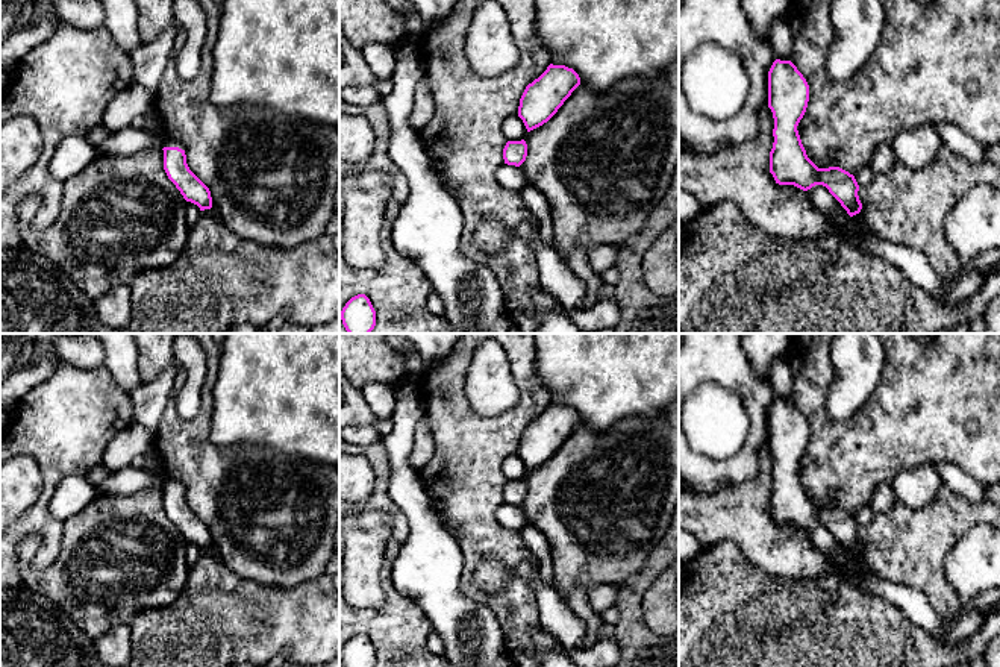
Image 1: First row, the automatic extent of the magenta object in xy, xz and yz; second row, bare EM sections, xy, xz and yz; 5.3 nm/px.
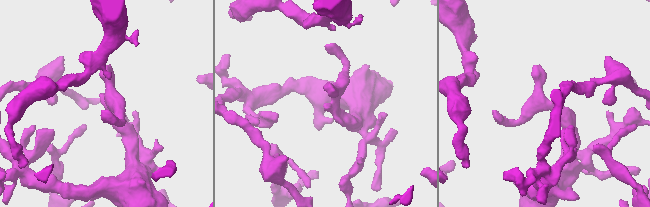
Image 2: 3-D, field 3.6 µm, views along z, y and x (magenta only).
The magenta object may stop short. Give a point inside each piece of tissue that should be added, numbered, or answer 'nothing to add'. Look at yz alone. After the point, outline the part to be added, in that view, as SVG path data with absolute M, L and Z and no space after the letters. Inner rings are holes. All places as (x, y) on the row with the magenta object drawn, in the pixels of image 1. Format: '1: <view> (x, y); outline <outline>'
nothing to add

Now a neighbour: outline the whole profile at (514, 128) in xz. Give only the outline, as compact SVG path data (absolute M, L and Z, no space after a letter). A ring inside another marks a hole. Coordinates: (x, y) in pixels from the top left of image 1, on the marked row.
M511 115L503 123L503 133L509 141L521 141L527 135L527 129L523 120L517 115Z

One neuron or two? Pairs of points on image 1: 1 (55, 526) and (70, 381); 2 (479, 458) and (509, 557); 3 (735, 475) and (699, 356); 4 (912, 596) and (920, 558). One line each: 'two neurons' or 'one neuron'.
1: one neuron
2: one neuron
3: one neuron
4: two neurons

